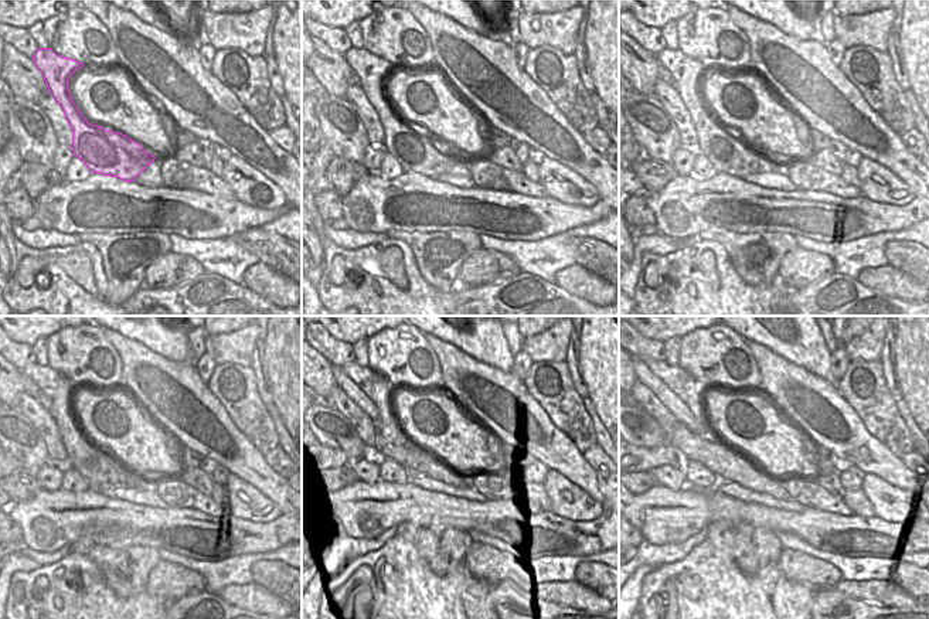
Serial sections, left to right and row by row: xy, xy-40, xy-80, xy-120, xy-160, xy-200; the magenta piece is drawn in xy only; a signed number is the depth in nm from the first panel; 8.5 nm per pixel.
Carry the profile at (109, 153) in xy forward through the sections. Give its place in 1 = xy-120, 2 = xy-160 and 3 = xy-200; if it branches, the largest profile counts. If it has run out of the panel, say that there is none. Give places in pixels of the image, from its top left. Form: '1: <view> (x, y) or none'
1: xy-120 (99, 470)
2: xy-160 (417, 463)
3: xy-200 (693, 394)

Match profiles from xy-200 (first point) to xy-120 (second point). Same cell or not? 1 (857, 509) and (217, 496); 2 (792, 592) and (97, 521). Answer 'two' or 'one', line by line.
1: one
2: two

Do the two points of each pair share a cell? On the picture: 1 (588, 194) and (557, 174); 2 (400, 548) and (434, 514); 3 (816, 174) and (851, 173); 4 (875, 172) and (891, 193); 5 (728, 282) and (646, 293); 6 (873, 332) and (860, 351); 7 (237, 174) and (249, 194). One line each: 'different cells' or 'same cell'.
1: same cell
2: different cells
3: different cells
4: same cell
5: same cell
6: same cell
7: same cell

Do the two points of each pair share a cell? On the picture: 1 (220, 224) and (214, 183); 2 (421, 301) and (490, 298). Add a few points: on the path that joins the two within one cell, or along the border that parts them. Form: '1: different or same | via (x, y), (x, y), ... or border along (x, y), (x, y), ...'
1: different | border along (183, 189), (194, 189), (234, 200)
2: different | border along (453, 289), (456, 301)

